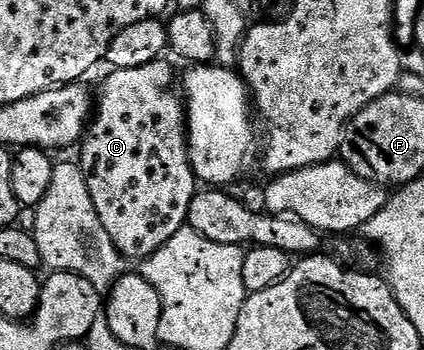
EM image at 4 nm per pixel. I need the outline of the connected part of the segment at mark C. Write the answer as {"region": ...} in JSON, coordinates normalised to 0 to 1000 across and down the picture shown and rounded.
{"region":[[[375,171],[358,183],[340,183],[330,194],[262,197],[257,209],[259,214],[241,234],[241,271],[233,280],[229,271],[226,280],[226,323],[219,329],[217,346],[210,351],[198,386],[198,403],[191,409],[191,417],[196,417],[189,471],[198,491],[198,514],[208,526],[208,549],[217,560],[217,583],[236,617],[236,640],[245,640],[245,663],[255,663],[264,697],[274,697],[281,726],[300,743],[314,743],[314,737],[342,743],[358,734],[377,709],[387,709],[387,697],[396,697],[396,686],[406,686],[406,674],[415,674],[415,663],[425,663],[429,649],[439,643],[443,583],[453,583],[462,551],[458,483],[448,466],[448,397],[443,391],[439,306],[432,283],[422,271],[417,280],[392,249],[406,243],[410,234],[410,200],[392,180],[392,171]]]}

